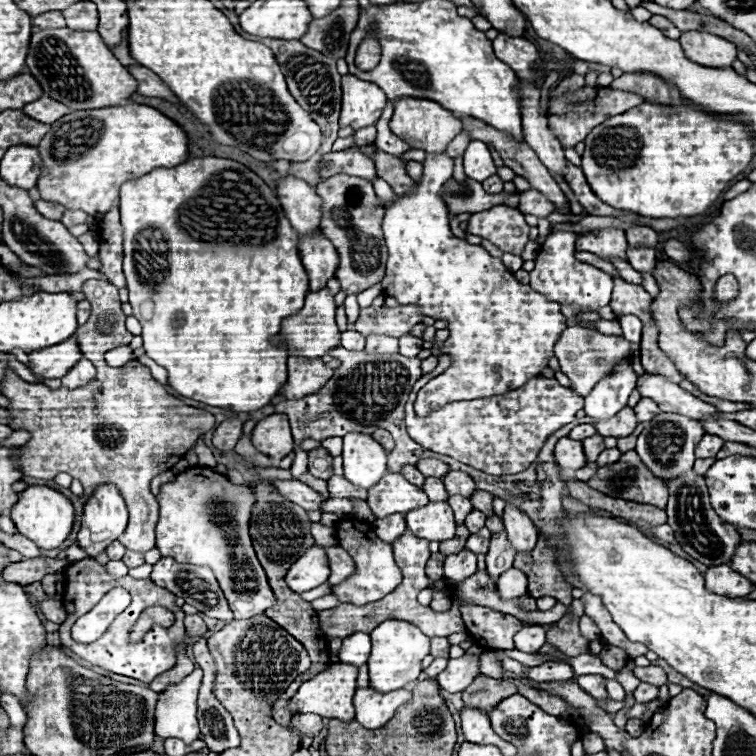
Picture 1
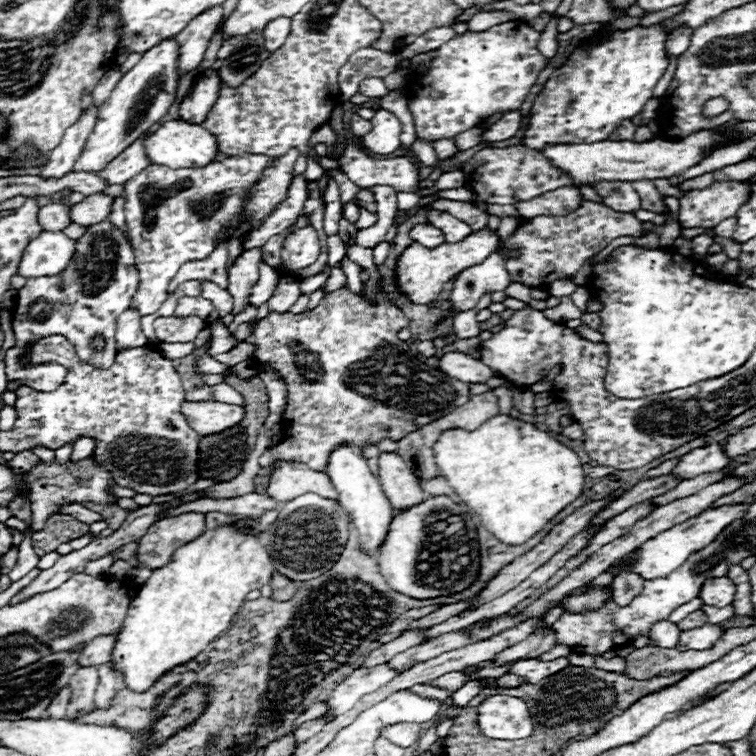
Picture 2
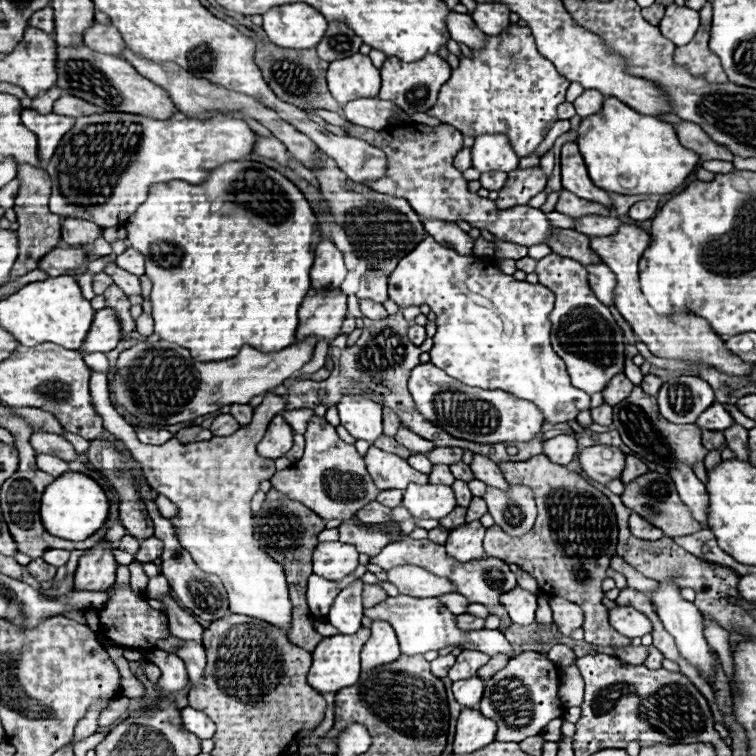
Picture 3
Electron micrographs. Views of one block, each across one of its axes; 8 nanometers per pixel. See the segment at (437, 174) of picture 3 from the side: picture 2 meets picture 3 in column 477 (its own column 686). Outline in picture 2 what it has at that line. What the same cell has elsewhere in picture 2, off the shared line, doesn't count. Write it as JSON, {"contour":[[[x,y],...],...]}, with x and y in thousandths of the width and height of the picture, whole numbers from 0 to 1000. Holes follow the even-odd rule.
{"contour":[[[989,238],[947,241],[931,251],[915,251],[899,262],[899,296],[905,302],[944,302],[955,291],[974,286],[992,257]]]}

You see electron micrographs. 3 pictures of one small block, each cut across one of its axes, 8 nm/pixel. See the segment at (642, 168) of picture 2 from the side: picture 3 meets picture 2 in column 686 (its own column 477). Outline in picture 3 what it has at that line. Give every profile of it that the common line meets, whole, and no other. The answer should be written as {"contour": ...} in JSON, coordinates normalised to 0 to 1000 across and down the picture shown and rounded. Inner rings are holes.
{"contour":[[[638,177],[627,183],[624,212],[627,222],[635,228],[651,228],[651,225],[675,228],[685,222],[688,206],[680,201],[672,180]]]}

